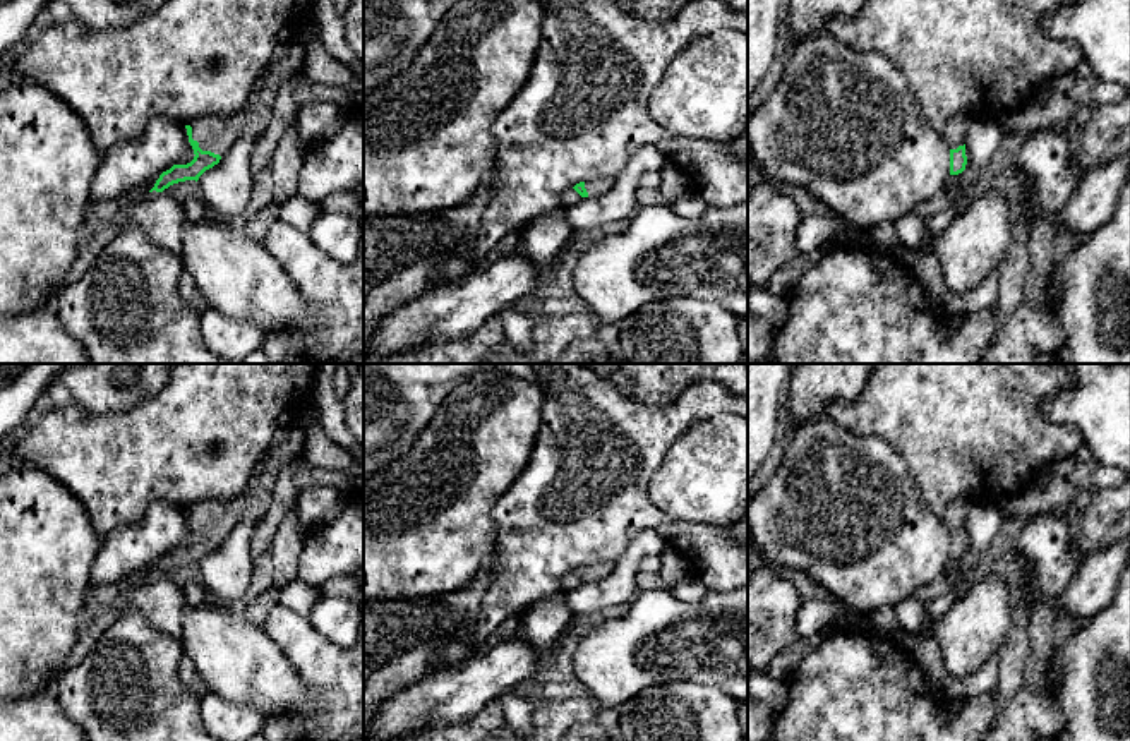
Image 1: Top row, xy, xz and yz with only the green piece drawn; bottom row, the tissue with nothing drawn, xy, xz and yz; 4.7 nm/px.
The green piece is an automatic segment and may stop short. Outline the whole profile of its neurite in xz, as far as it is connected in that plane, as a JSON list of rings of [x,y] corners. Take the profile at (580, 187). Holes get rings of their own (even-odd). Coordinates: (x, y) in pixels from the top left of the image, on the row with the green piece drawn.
[[[598,178],[593,182],[580,182],[561,194],[561,208],[569,208],[588,196],[605,194],[612,189],[614,178]]]

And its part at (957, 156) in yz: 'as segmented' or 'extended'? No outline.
extended

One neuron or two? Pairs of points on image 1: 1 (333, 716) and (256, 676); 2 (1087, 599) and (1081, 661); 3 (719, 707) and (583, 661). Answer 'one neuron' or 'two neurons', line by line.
1: two neurons
2: two neurons
3: two neurons

